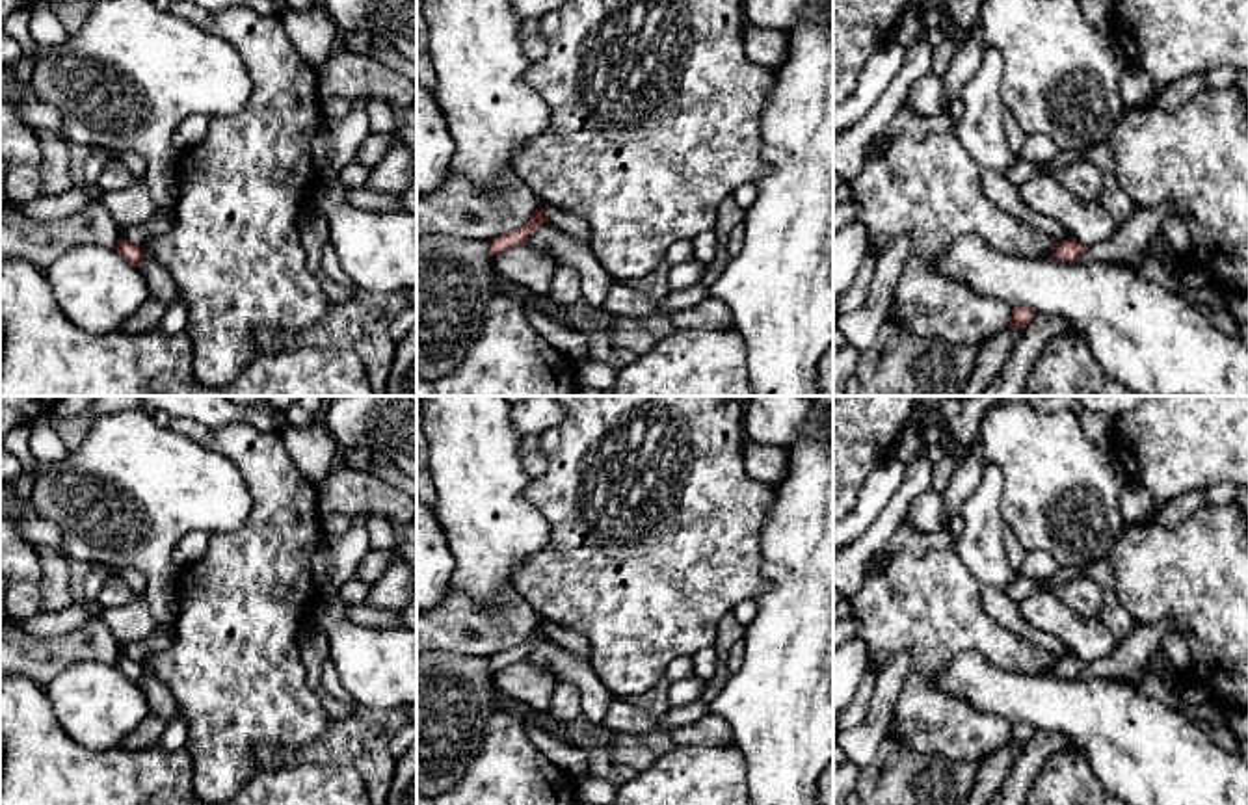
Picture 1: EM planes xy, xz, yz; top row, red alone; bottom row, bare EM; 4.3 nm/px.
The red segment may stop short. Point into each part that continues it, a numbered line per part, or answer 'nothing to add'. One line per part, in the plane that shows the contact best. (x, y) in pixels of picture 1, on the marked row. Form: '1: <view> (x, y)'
nothing to add

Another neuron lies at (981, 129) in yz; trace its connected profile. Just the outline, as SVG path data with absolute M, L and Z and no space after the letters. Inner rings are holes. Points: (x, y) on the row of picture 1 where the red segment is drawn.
M986 48L980 69L962 89L963 115L956 121L954 134L982 169L1002 173L1019 158L1012 152L1004 130L1001 76L999 50Z

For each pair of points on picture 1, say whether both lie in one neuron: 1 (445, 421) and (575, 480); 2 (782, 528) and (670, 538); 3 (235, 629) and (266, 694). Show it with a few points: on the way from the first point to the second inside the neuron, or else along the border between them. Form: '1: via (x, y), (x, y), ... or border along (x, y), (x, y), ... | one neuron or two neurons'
1: border along (531, 478), (527, 499), (545, 519) | two neurons
2: border along (774, 488), (774, 502), (761, 538), (763, 575) | two neurons
3: via (235, 646), (235, 662), (250, 677) | one neuron

